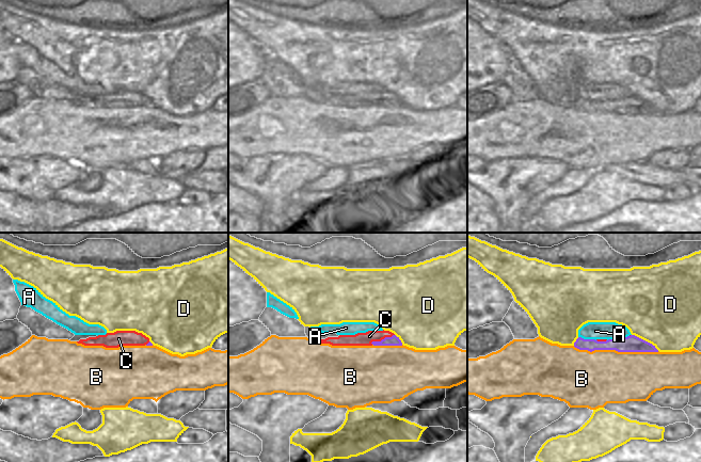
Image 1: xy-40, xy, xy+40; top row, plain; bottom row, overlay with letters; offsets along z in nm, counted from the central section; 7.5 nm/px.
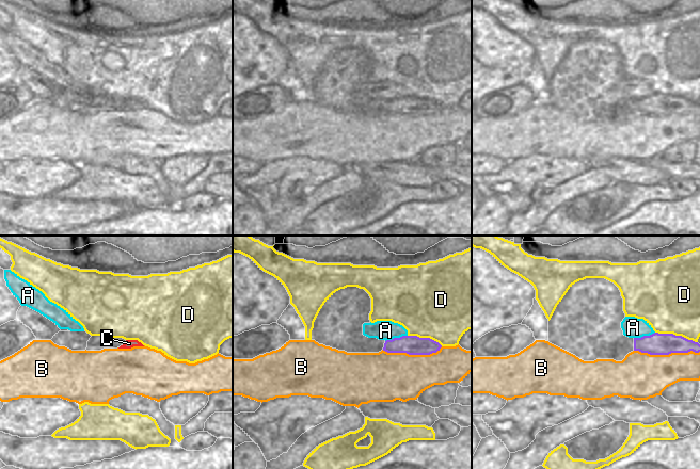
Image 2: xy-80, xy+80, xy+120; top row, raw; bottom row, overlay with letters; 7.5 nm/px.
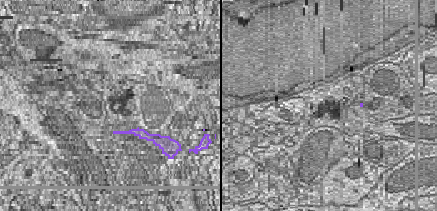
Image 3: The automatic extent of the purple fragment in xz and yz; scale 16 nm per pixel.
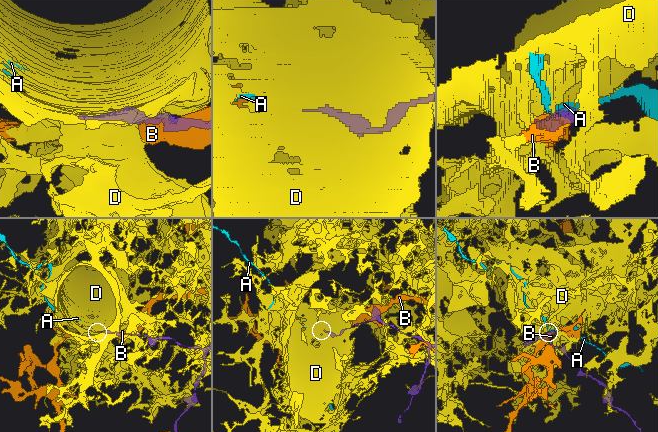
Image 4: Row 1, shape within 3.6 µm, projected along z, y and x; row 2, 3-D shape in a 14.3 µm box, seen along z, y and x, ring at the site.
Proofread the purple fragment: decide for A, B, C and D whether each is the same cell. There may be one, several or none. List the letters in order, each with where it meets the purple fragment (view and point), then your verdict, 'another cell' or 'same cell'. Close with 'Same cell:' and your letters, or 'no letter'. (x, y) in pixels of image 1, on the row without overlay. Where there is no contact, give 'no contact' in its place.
A: meets purple in xy+40 at (619, 99); another cell
B: meets purple in xy+40 at (616, 111); another cell
C: meets purple in xy at (382, 100); same cell
D: meets purple in xy+40 at (644, 101); another cell
Same cell: C

